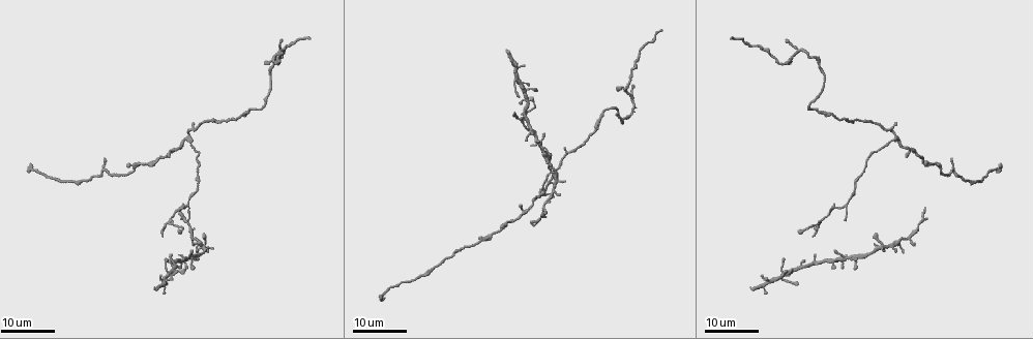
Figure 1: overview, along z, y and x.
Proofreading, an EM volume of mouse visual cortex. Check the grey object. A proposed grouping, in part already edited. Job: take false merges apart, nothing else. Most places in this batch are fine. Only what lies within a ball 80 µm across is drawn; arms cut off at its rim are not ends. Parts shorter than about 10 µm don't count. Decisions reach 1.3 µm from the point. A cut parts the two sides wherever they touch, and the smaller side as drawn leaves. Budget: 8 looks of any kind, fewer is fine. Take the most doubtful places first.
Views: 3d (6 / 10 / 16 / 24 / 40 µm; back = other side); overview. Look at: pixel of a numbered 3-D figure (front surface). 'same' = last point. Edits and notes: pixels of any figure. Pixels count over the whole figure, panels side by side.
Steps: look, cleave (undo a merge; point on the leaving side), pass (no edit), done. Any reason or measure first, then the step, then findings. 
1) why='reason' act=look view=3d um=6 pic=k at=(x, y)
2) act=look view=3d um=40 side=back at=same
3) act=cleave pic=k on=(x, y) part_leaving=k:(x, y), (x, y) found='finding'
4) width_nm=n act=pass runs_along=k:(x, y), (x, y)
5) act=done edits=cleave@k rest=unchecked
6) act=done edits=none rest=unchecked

why='branch point' act=look view=3d um=24 pic=1 at=(187, 137)

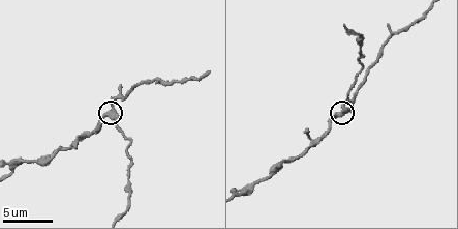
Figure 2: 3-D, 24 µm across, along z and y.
act=look view=3d um=10 pic=2 at=(110, 112)

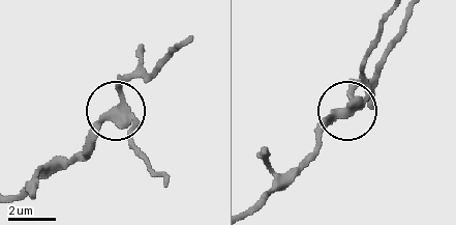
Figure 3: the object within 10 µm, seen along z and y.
arms=3 act=pass runs_along=3:(128, 138), (132, 122), (117, 112), (83, 148) found='continuous, no second neuron'

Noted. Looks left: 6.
why='sudden change in width' act=look view=3d um=24 pic=1 at=(821, 220)

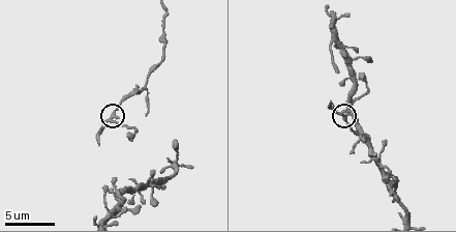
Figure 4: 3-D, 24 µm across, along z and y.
act=look view=3d um=10 pic=4 at=(346, 117)

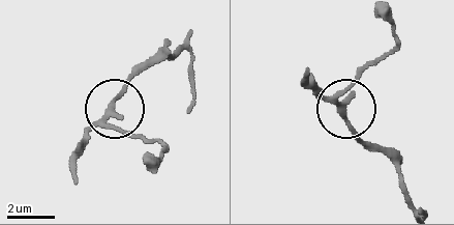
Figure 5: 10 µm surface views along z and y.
act=pass found='all the same neuron'

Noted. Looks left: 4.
why='three arms meet' act=look view=3d um=10 pic=4 at=(347, 105)

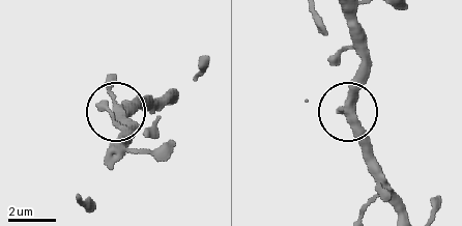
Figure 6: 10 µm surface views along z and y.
why='from behind' act=look view=3d um=10 side=back pic=6 at=(347, 110)

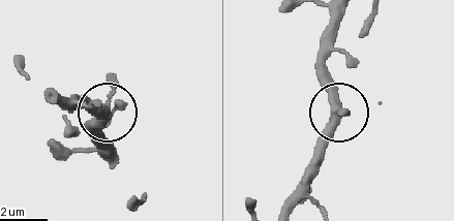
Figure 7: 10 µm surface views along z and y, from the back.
act=pass found='continuous, no second neuron'

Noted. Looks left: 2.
why='sudden change in width' act=look view=3d um=16 pic=1 at=(192, 236)

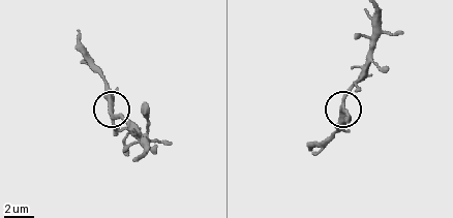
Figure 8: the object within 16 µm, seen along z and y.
why='closer look' act=look view=3d um=10 pic=8 at=(112, 114)

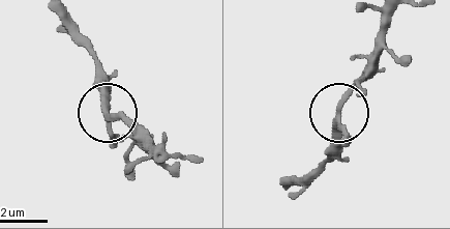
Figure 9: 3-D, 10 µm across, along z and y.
width_nm=270 act=pass runs_along=9:(153, 160), (110, 116), (101, 66) found='all the same neuron'

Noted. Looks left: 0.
act=done edits=none rest=unchecked

